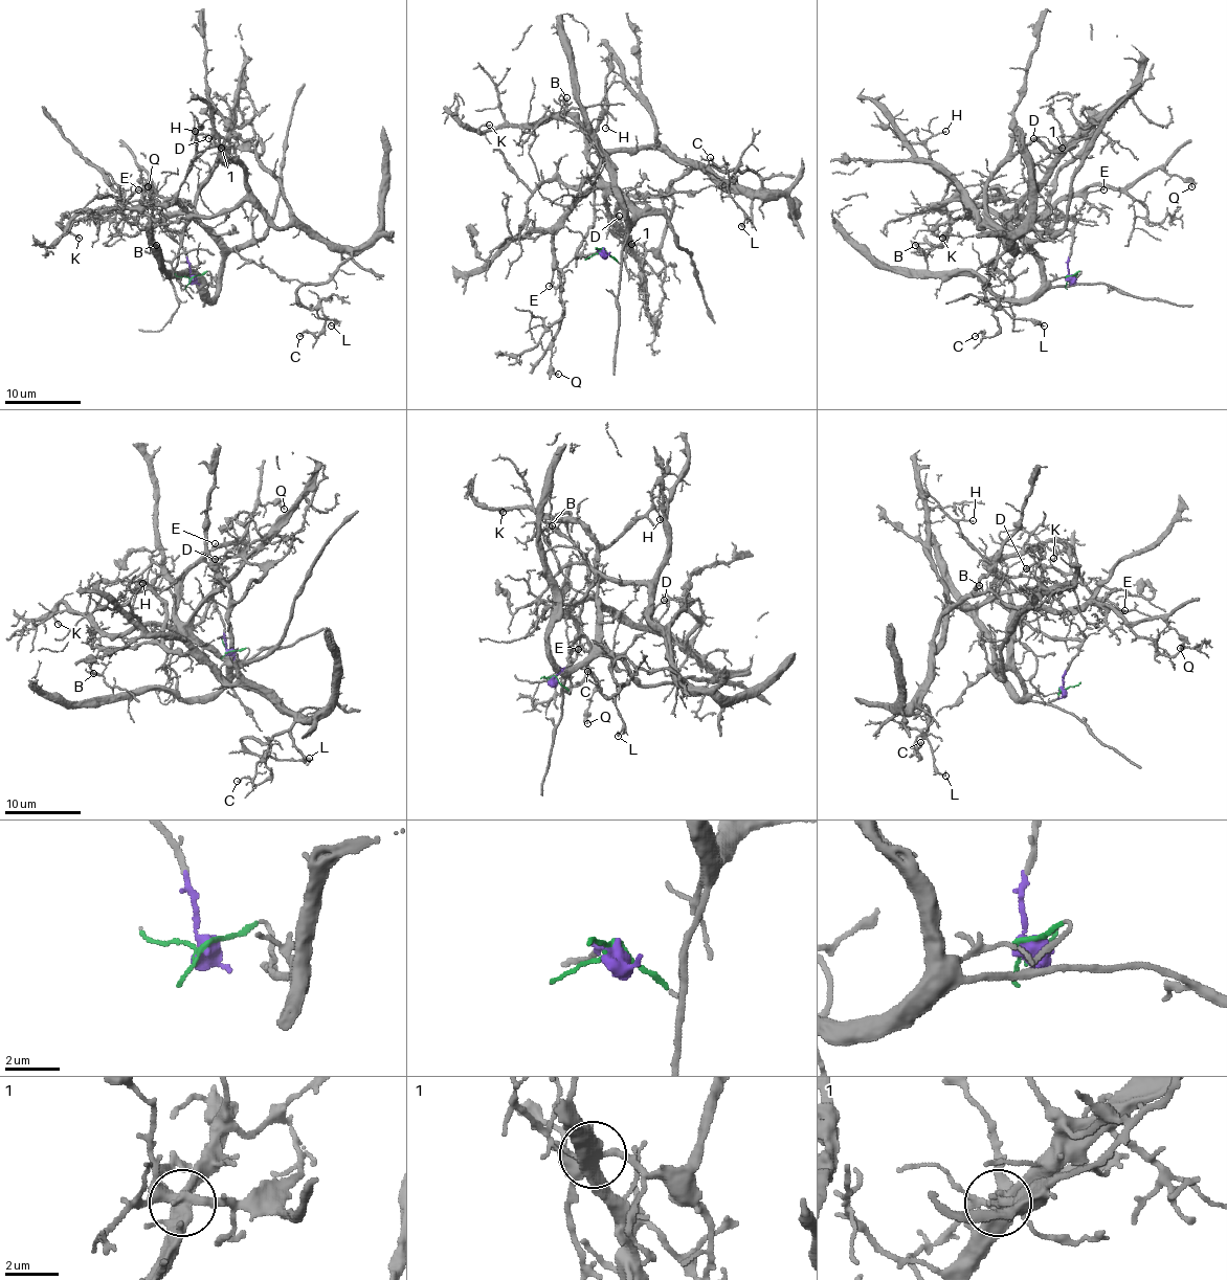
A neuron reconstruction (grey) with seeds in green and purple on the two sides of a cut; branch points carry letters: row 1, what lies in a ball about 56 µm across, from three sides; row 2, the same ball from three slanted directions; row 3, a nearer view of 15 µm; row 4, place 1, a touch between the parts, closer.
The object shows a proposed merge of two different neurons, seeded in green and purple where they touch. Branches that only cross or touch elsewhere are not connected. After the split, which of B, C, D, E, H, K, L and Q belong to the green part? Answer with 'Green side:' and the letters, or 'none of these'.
Green side: B, E, H, K, Q

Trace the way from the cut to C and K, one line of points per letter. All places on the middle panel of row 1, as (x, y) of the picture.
C: (601, 249), (579, 249), (605, 151), (666, 150), (760, 187), (709, 157)
K: (601, 249), (620, 263), (631, 227), (631, 208), (589, 161), (586, 132), (567, 115), (481, 131), (490, 125)

